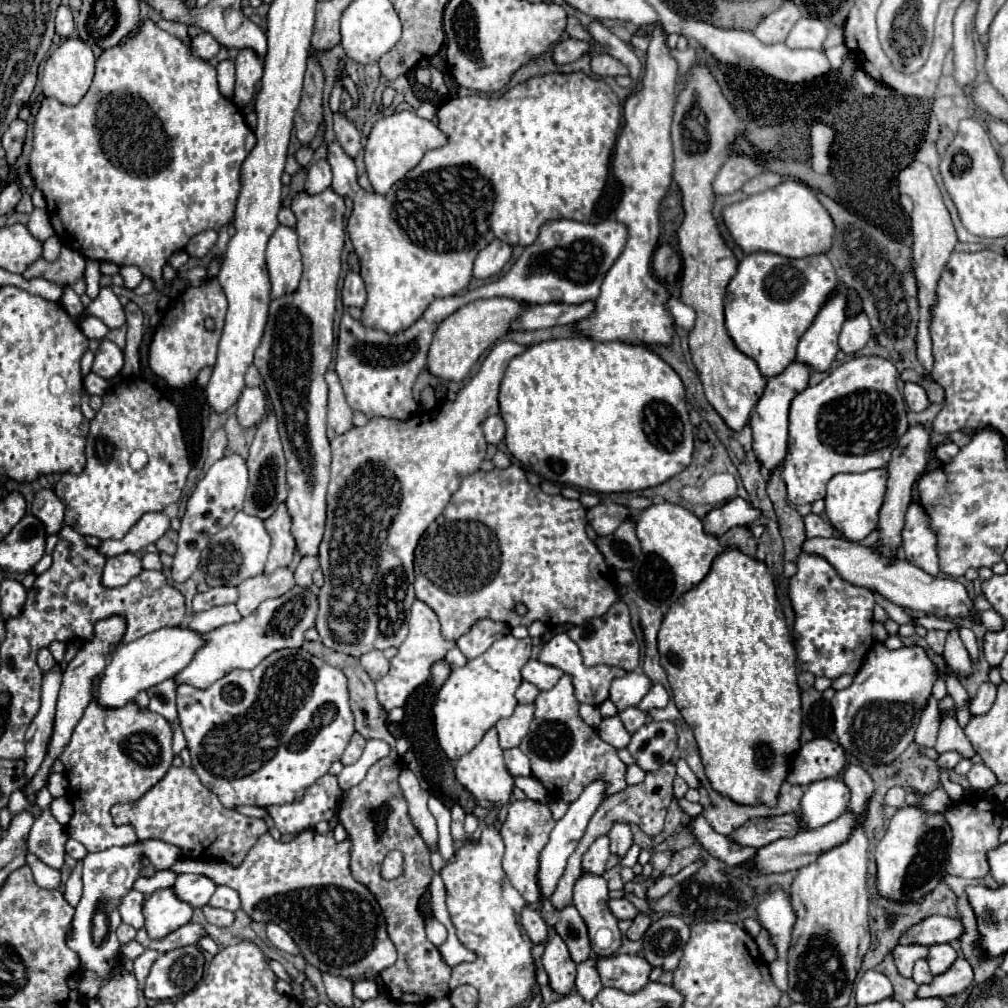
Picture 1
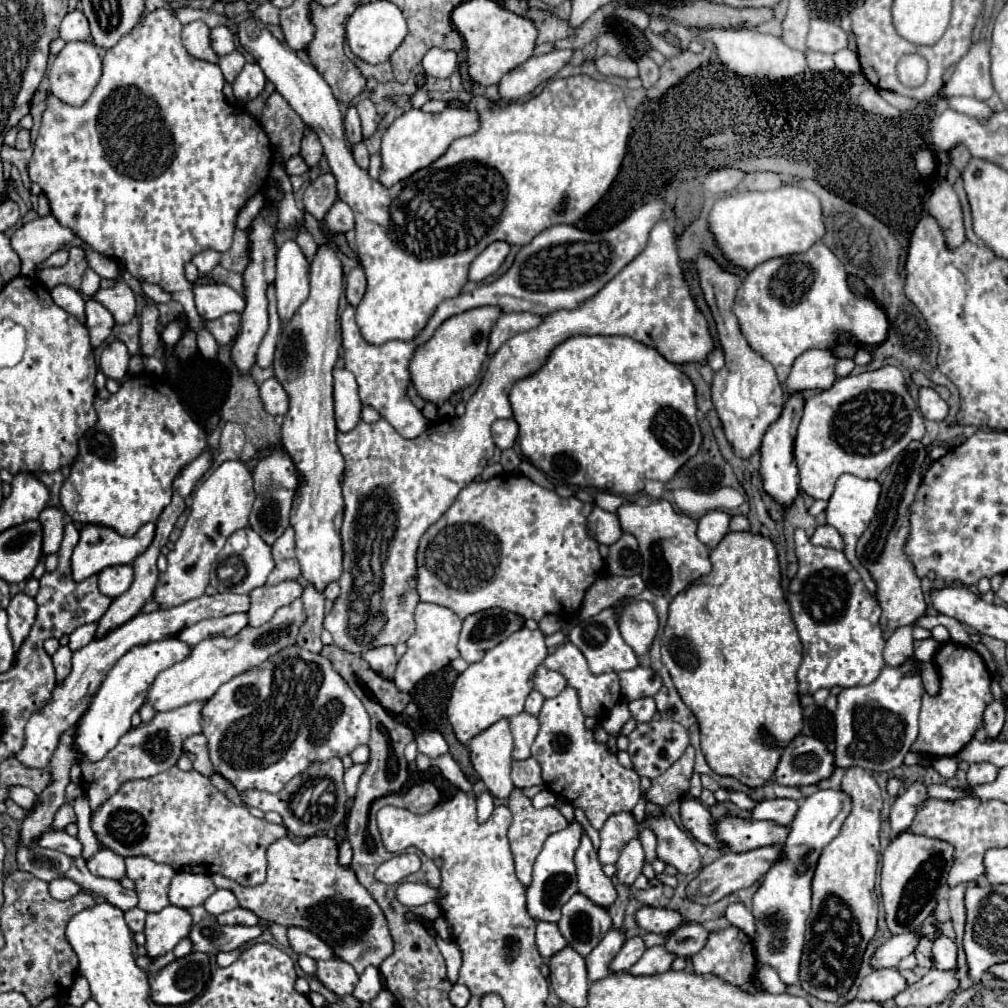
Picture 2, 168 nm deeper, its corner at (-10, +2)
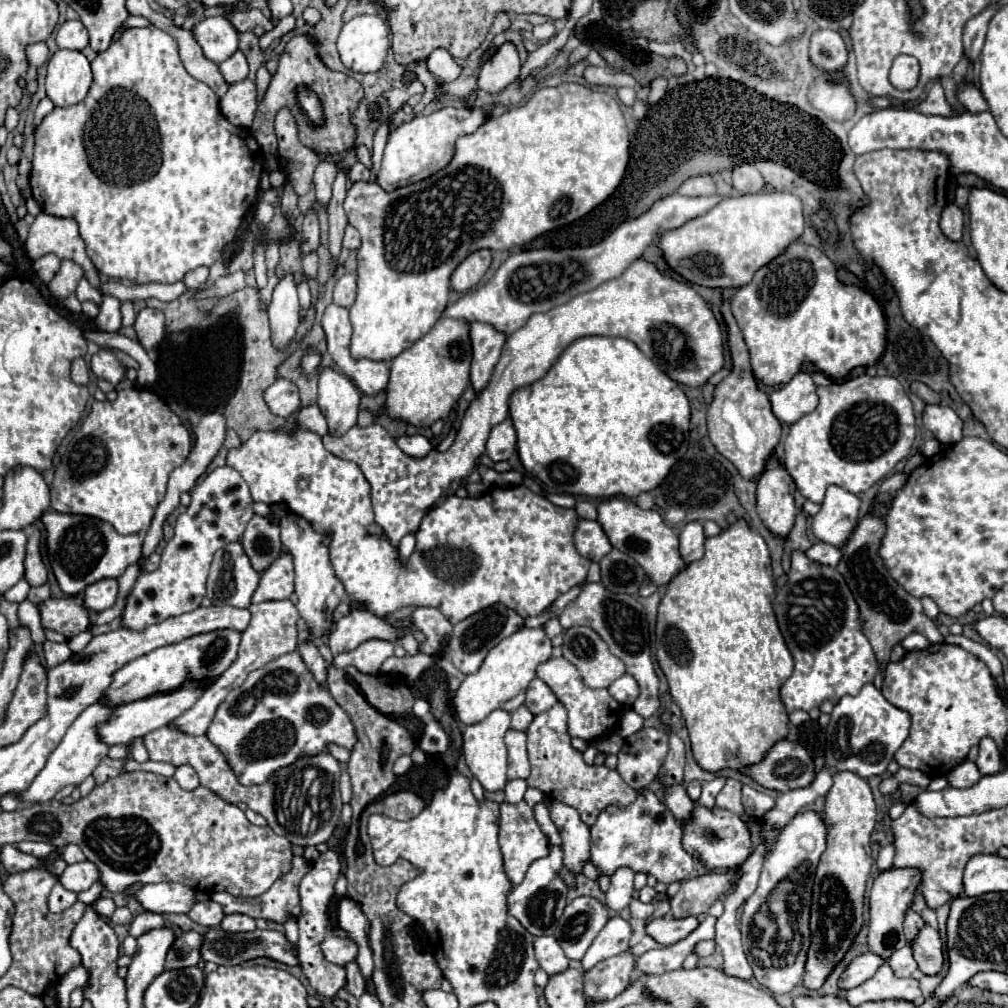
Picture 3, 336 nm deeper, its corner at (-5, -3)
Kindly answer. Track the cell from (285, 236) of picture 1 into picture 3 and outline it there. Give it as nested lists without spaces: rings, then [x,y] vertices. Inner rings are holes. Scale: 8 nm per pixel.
[[[292,273],[280,277],[278,285],[274,287],[272,301],[268,305],[268,317],[274,343],[284,347],[288,341],[292,341],[296,327],[300,325],[300,303]]]

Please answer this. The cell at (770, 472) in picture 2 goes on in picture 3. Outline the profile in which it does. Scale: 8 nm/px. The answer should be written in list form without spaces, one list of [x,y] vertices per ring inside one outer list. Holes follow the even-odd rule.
[[[770,455],[766,467],[758,479],[758,515],[764,525],[778,537],[786,537],[796,519],[794,505],[794,479],[786,471],[784,463],[776,455]]]

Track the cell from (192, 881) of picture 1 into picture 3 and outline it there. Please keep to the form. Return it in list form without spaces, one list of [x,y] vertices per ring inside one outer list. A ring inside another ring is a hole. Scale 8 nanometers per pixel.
[[[182,883],[144,885],[136,893],[138,903],[154,913],[188,913],[196,903],[196,891]]]

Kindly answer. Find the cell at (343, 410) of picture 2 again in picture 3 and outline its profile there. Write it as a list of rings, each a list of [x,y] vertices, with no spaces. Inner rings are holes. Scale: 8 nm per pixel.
[[[322,369],[318,377],[318,407],[328,421],[330,435],[344,435],[356,425],[360,393],[346,375]]]

